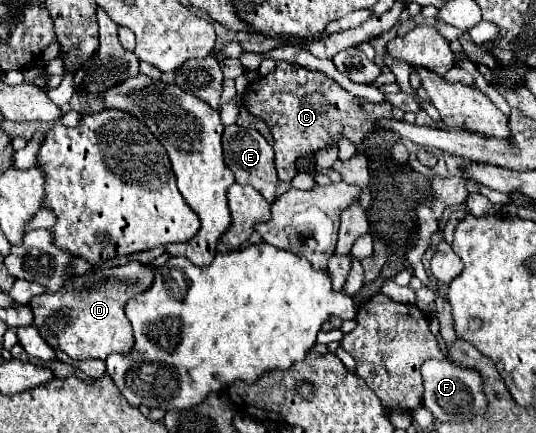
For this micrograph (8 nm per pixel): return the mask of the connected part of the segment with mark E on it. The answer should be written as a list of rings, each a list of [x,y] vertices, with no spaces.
[[[237,124],[227,126],[223,132],[223,154],[225,154],[225,164],[231,168],[235,174],[237,184],[249,184],[257,192],[263,194],[269,202],[275,200],[275,186],[277,186],[277,170],[273,164],[273,148],[269,142],[253,128],[241,128]]]

